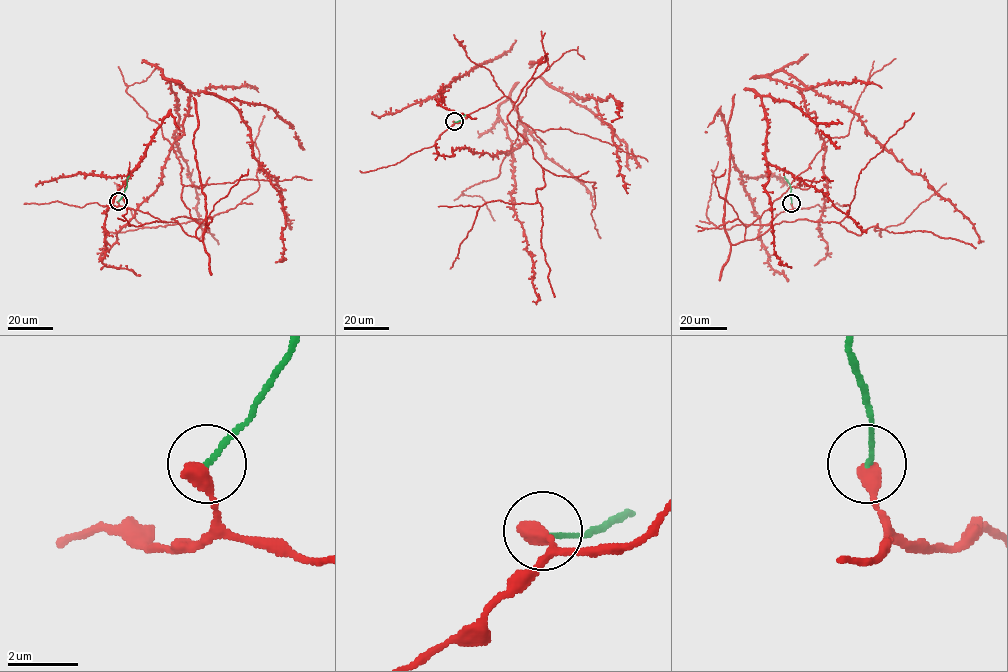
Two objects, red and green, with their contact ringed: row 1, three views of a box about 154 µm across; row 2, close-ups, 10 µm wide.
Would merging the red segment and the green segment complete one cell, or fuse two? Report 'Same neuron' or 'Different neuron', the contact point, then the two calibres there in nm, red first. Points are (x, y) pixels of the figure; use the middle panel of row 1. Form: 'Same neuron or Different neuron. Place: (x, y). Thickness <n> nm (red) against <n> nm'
Different neuron. Place: (454, 121). Thickness 500 nm (red) against 130 nm

